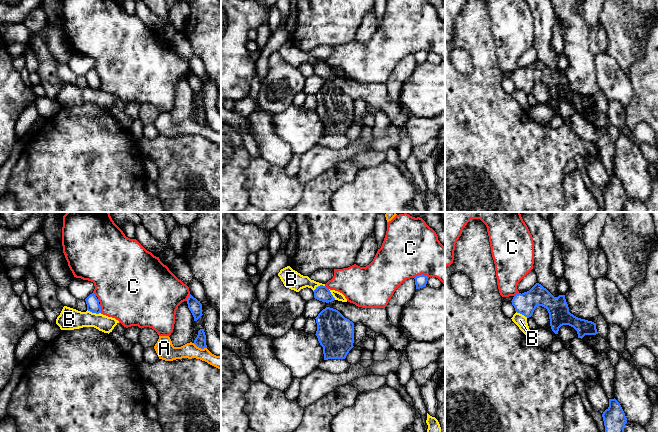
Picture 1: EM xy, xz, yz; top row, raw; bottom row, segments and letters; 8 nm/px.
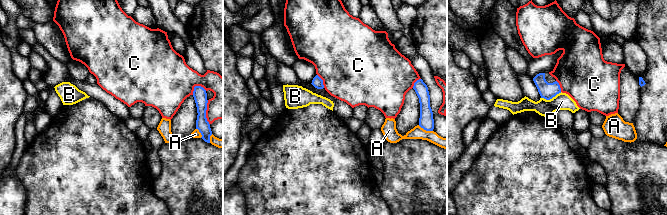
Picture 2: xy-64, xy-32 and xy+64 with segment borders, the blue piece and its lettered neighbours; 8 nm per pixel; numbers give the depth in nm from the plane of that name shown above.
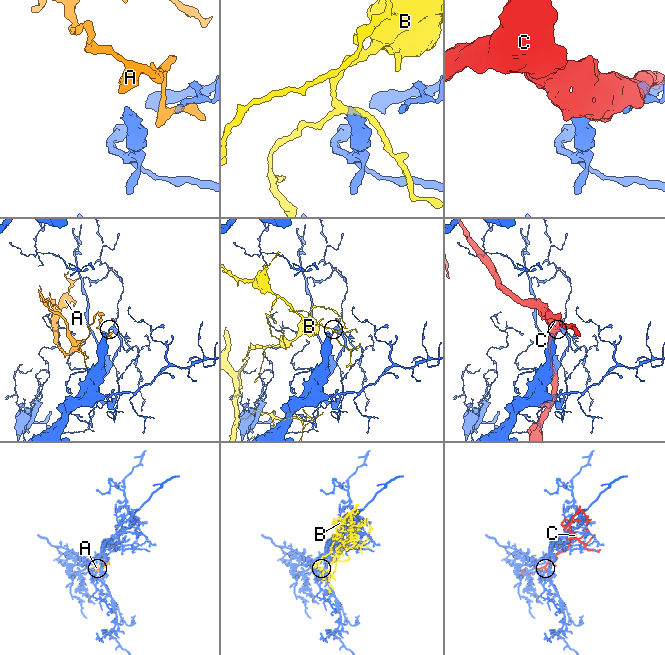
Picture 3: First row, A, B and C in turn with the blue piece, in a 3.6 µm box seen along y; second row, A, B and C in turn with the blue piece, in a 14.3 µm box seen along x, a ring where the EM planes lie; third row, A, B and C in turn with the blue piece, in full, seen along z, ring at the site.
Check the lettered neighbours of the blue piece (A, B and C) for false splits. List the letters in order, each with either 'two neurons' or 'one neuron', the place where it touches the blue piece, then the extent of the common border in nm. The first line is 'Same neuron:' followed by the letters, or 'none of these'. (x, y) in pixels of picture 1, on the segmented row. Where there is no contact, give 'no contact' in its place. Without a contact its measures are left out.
Same neuron: none of these
A: two neurons; meets blue in xy at (200, 347); contact 120 nm long
B: two neurons; meets blue in xy at (94, 312); contact 120 nm long
C: two neurons; meets blue in xz at (421, 274); contact 120 nm long

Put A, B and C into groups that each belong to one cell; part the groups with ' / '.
A / B / C

